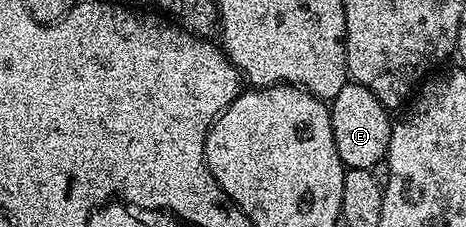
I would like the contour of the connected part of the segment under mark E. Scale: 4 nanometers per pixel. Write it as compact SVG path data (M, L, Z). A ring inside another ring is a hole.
M347 81L344 89L340 89L340 93L336 93L329 108L332 137L336 137L336 153L340 153L343 167L368 169L372 165L376 165L376 161L386 158L386 151L390 148L392 115L367 87Z

